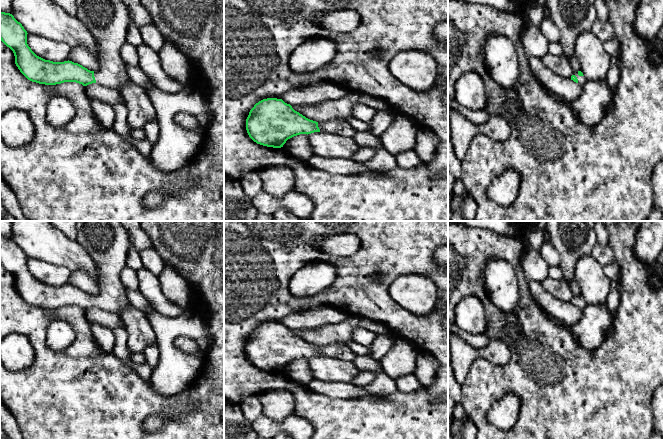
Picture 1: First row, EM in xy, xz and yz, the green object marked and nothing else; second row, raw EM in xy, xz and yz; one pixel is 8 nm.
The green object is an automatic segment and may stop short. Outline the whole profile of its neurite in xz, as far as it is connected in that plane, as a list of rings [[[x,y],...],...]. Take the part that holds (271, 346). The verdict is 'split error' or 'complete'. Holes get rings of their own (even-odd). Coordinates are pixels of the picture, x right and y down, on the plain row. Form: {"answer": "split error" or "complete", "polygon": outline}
{"answer": "split error", "polygon": [[[277,322],[263,323],[254,329],[246,343],[246,354],[257,368],[273,372],[283,371],[288,363],[300,358],[321,355],[353,362],[357,356],[346,344],[310,344]]]}

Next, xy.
{"answer": "split error", "polygon": [[[77,221],[78,235],[76,241],[87,250],[98,269],[99,293],[90,295],[78,287],[72,285],[53,286],[37,280],[27,268],[27,255],[22,248],[18,246],[10,237],[0,235],[0,264],[9,271],[15,280],[15,288],[20,296],[30,305],[45,309],[56,309],[64,306],[76,306],[87,310],[92,307],[98,307],[109,312],[120,314],[121,310],[130,305],[124,285],[121,283],[120,274],[126,265],[130,238],[120,221]]]}

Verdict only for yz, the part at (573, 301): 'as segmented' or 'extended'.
extended

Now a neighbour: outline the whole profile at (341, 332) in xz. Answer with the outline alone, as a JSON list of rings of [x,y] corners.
[[[348,316],[339,323],[327,324],[315,330],[292,330],[292,332],[310,344],[323,346],[333,343],[347,344],[352,340],[352,331],[358,327],[368,329],[377,335],[391,334],[384,324],[356,316]]]

